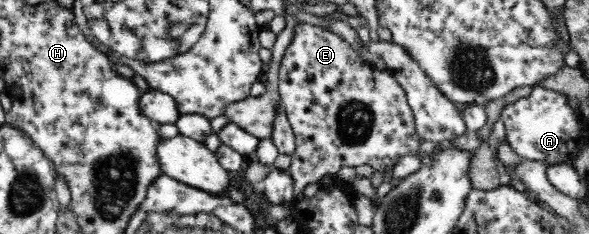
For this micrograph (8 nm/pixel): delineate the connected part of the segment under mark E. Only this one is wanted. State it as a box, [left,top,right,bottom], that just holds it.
[278,22,424,205]

